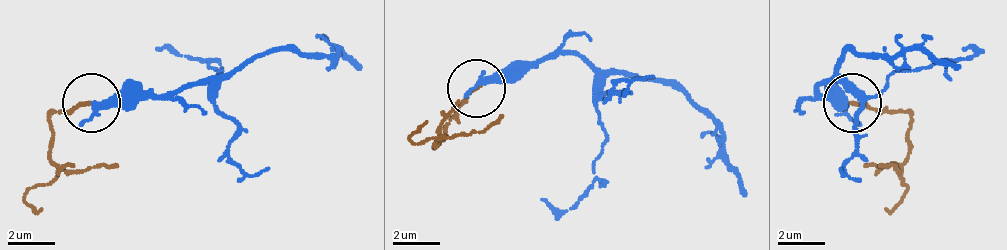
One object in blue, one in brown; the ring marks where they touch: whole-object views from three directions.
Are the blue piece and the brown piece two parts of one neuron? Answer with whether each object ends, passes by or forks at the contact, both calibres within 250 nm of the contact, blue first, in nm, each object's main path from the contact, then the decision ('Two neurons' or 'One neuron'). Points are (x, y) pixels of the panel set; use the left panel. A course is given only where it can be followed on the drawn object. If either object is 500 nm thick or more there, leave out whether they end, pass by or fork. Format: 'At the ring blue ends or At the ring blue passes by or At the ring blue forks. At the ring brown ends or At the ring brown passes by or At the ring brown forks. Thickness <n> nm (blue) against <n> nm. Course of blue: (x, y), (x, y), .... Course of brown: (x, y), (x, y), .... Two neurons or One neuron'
At the ring blue passes by. At the ring brown ends. Thickness 240 nm (blue) against 170 nm. Course of blue: (92, 101), (151, 101), (192, 89), (292, 48), (338, 48), (362, 66). Course of brown: (92, 101), (51, 119), (57, 171), (28, 195), (40, 212). One neuron

